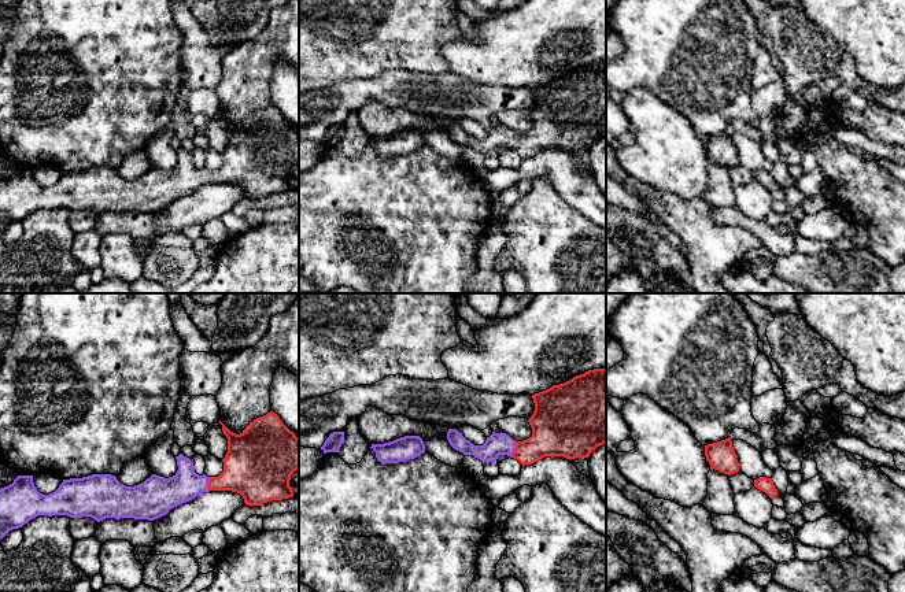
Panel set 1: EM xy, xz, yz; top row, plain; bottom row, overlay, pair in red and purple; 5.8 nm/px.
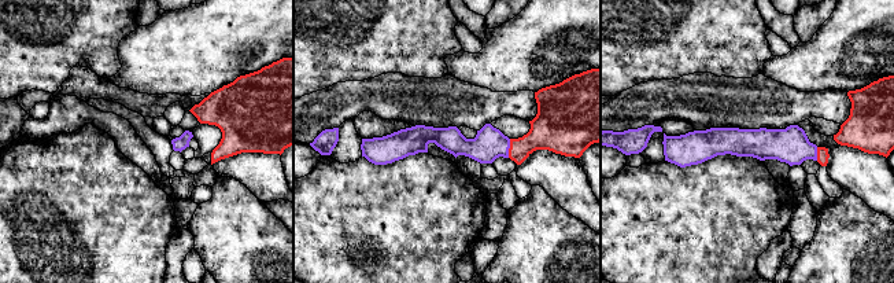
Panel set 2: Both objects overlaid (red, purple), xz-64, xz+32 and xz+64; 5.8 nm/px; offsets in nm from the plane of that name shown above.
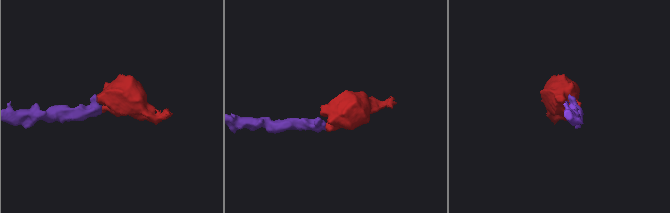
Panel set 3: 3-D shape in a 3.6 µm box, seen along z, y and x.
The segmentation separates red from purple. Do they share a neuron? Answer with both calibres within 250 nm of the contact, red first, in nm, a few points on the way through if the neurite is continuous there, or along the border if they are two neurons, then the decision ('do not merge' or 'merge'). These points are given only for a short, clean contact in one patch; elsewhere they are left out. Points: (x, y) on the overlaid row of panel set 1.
260/130 nm | merge

